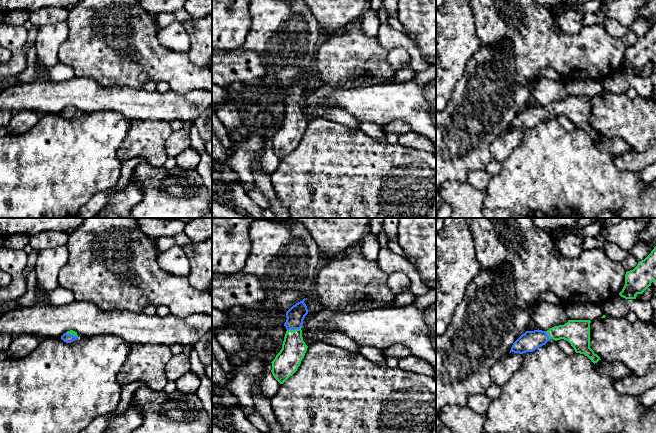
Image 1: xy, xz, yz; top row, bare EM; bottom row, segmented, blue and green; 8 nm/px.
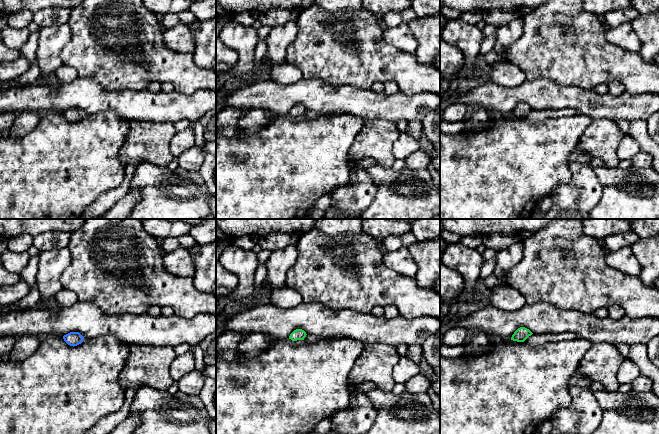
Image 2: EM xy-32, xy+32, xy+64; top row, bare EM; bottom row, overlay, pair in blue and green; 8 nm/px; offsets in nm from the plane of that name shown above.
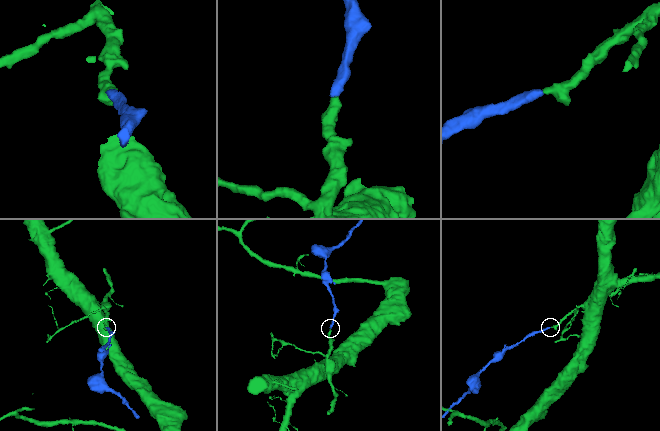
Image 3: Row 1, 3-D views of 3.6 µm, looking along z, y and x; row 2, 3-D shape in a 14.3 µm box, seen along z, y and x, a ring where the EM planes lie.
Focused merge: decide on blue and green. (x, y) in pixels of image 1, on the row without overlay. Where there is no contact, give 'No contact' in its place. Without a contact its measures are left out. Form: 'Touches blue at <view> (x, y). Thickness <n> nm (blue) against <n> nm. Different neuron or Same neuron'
Touches blue at xz (293, 105). Thickness 150 nm (blue) against 200 nm. Same neuron

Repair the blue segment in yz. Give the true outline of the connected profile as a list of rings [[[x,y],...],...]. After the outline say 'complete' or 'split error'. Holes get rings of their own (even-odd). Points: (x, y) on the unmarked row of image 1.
[[[568,96],[564,101],[554,102],[547,107],[526,107],[513,119],[509,129],[533,128],[550,115],[564,115],[576,129],[584,130],[595,140],[601,135],[590,124],[590,99],[590,96]]]; split error

